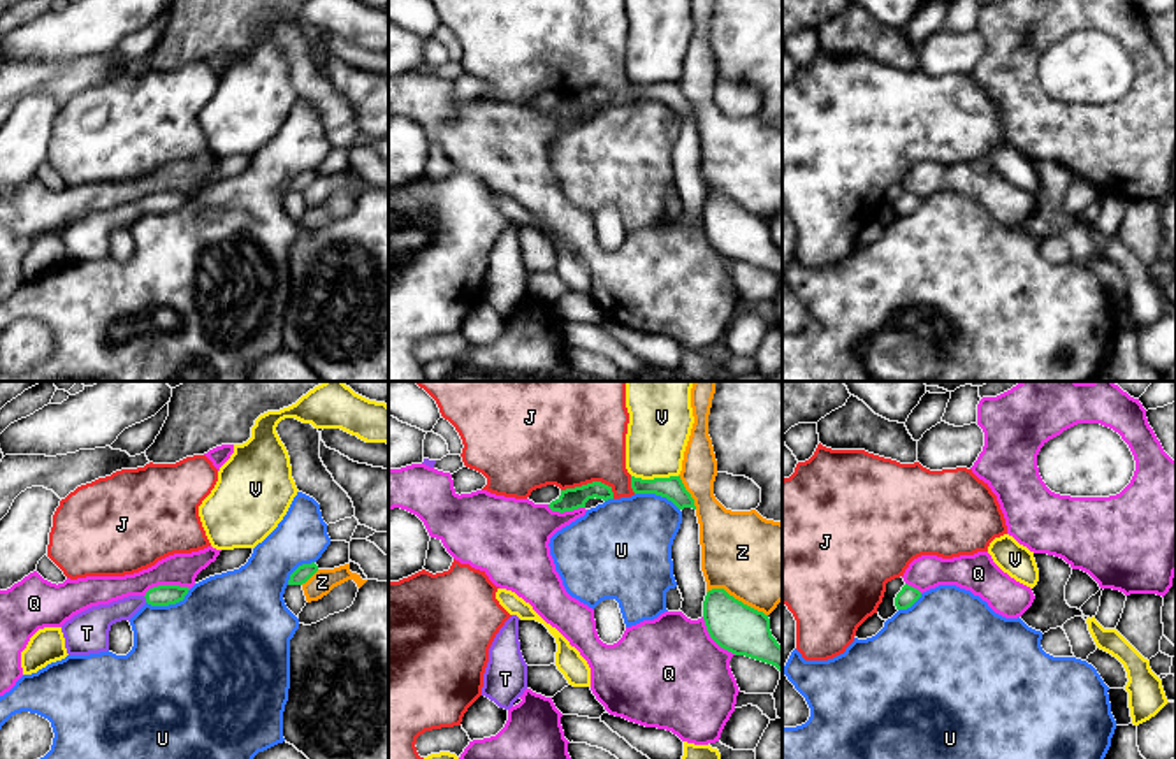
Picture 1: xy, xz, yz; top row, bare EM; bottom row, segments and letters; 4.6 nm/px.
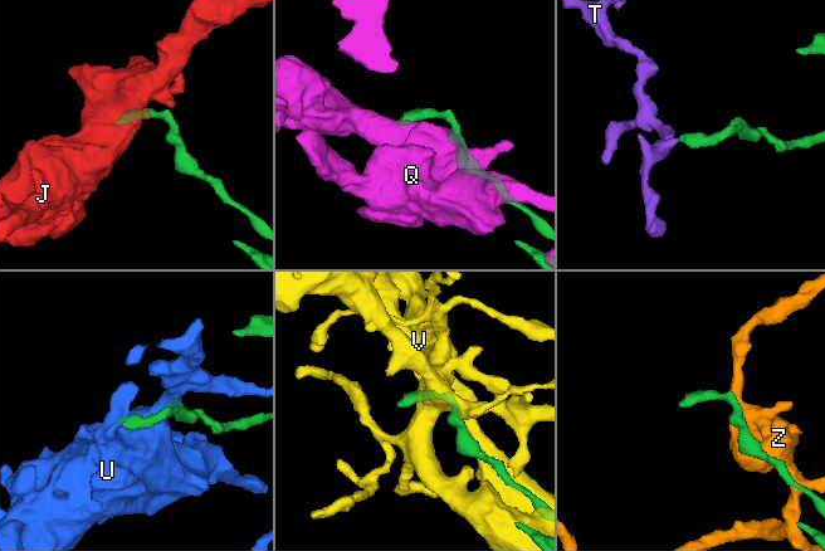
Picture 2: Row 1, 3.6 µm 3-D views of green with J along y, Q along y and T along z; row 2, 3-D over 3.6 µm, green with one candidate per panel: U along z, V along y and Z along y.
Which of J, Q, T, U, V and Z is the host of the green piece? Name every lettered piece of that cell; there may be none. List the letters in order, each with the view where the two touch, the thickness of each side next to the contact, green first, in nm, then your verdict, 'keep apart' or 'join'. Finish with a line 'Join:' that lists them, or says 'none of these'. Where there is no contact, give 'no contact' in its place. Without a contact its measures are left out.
J: meets green in xz; 100 nm thick on the green side, 480 nm on the other; keep apart
Q: meets green in xy; 100 nm thick on the green side, 150 nm on the other; keep apart
T: meets green in xy; 100 nm thick on the green side, 140 nm on the other; join
U: meets green in xy; 100 nm thick on the green side, 480 nm on the other; keep apart
V: meets green in xz; 100 nm thick on the green side, 280 nm on the other; keep apart
Z: meets green in xz; 220 nm thick on the green side, 400 nm on the other; keep apart
Join: T

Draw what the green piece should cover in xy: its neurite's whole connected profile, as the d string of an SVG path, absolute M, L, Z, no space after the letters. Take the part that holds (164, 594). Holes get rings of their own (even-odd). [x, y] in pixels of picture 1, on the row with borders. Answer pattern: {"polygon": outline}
{"polygon": "M158 585L144 596L128 596L109 604L91 606L62 625L69 655L90 655L109 650L111 625L128 620L148 603L151 606L169 606L185 599L188 587Z"}

